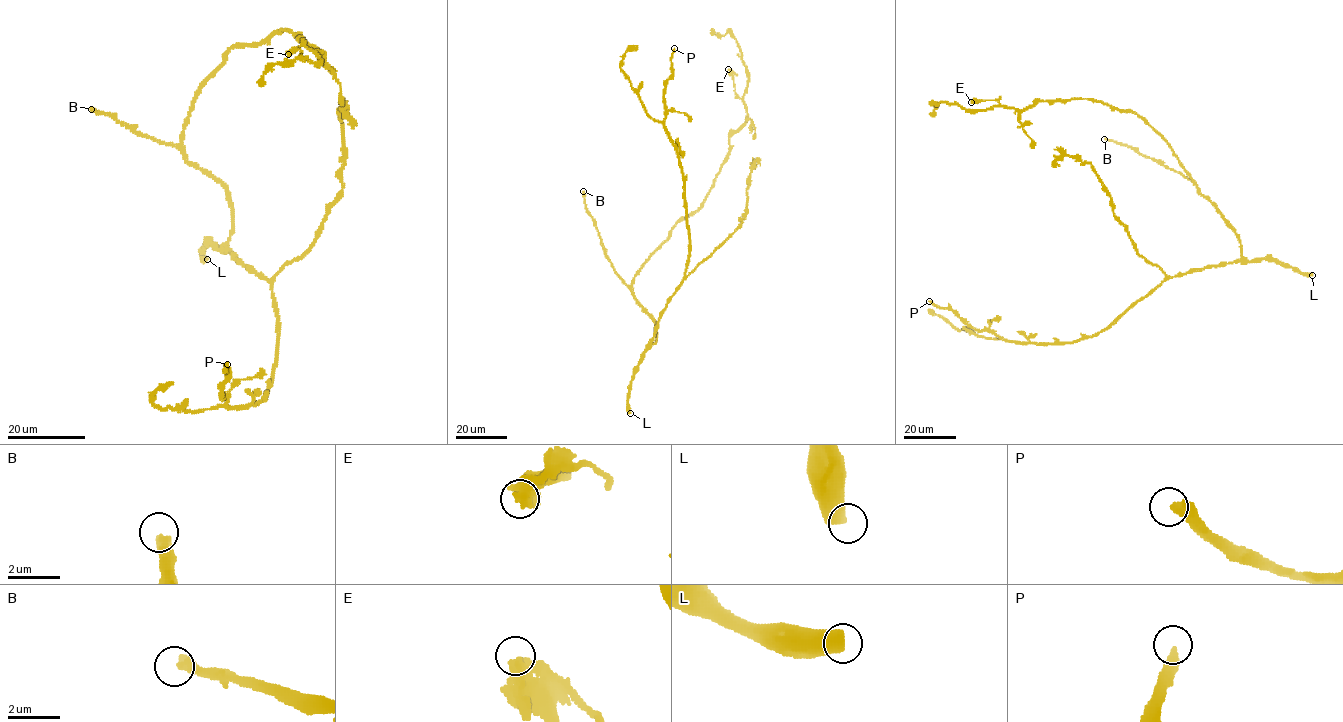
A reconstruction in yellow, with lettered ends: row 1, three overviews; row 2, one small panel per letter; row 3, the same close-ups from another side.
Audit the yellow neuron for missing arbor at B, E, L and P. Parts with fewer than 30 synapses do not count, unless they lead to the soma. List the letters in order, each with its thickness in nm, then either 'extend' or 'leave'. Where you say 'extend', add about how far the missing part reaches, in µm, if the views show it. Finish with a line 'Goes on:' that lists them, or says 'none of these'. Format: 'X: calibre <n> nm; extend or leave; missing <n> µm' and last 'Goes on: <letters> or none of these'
B: calibre 400 nm; leave
E: calibre 550 nm; leave
L: calibre 550 nm; leave
P: calibre 380 nm; extend; missing 35 µm
Goes on: P

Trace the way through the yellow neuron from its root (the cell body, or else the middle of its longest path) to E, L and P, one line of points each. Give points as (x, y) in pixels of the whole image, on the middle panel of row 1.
E: (654, 328), (633, 293), (634, 276), (670, 231), (701, 206), (729, 137), (745, 121), (728, 69)
L: (654, 328), (655, 342), (644, 353), (630, 385), (630, 413)
P: (654, 328), (651, 344), (689, 258), (680, 158), (664, 123), (664, 83), (672, 74), (674, 48)

